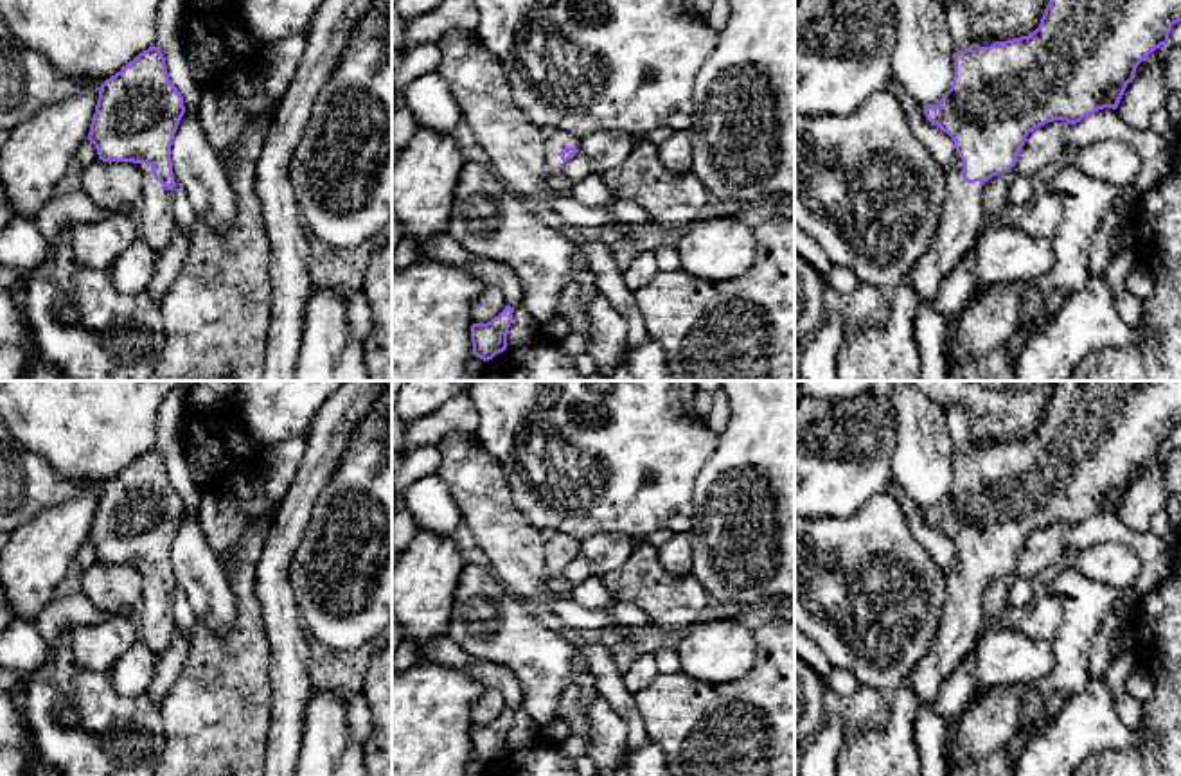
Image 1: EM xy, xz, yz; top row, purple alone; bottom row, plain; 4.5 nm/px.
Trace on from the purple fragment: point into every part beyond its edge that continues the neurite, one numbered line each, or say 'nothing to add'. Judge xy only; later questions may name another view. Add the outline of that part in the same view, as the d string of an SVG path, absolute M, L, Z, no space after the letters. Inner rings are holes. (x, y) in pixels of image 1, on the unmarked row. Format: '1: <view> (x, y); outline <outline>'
1: xy (157, 627); outline M138 566L142 575L142 598L138 602L138 636L156 656L164 654L178 629L173 613L173 593L153 578L153 569Z

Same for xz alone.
1: xz (559, 541); outline M554 532L554 537L545 542L545 568L548 571L548 575L563 575L563 568L566 568L568 564L563 564L559 555L564 550L581 550L581 541L564 535L561 532Z

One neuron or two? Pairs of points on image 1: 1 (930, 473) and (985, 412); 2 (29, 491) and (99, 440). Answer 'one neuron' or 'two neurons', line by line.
1: two neurons
2: two neurons

